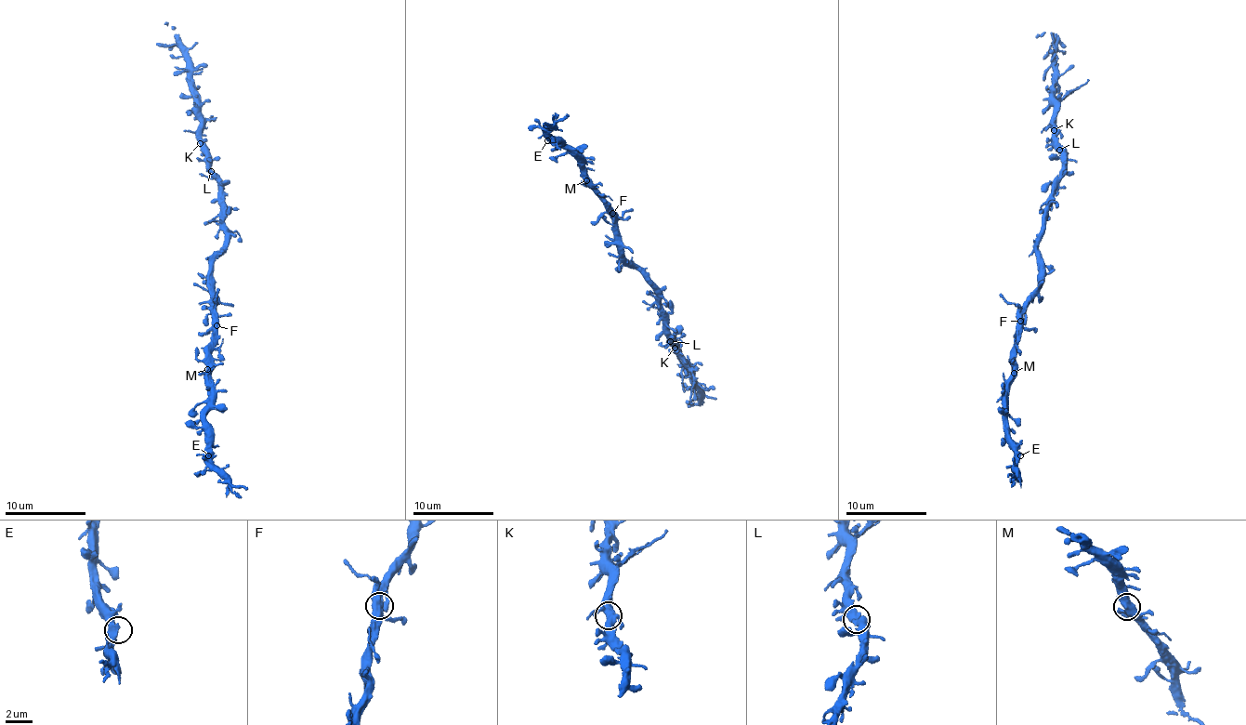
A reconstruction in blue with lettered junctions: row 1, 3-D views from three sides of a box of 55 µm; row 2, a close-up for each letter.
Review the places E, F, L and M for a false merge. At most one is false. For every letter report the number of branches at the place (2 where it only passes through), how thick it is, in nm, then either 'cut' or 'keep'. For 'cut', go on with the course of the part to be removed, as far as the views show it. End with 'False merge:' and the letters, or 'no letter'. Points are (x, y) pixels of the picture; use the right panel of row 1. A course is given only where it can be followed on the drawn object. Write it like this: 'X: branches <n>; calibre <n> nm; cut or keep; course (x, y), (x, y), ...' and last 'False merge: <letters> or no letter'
E: branches 3; calibre 480 nm; keep
F: branches 3; calibre 480 nm; keep
L: branches 3; calibre 440 nm; keep
M: branches 3; calibre 440 nm; keep
False merge: no letter

